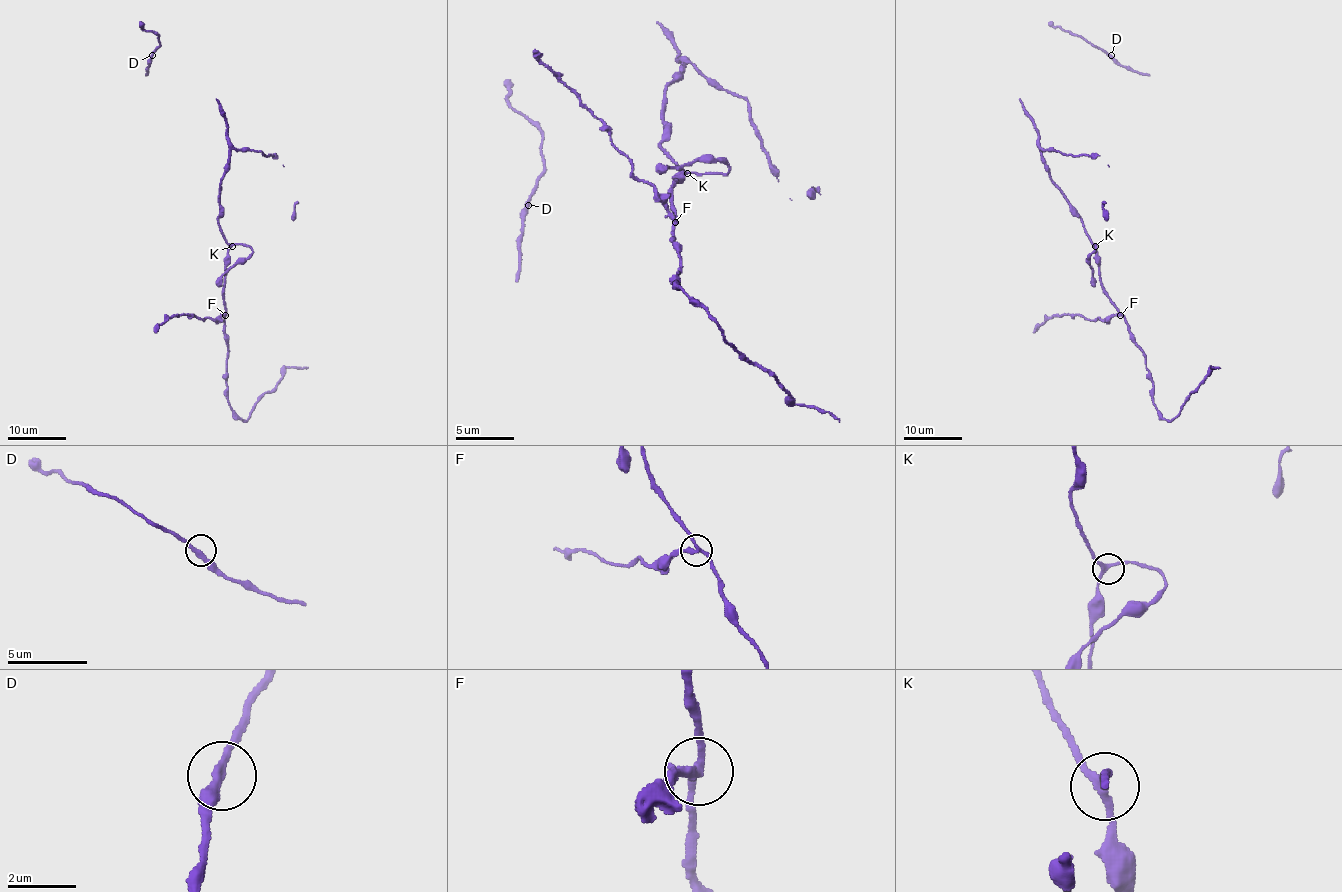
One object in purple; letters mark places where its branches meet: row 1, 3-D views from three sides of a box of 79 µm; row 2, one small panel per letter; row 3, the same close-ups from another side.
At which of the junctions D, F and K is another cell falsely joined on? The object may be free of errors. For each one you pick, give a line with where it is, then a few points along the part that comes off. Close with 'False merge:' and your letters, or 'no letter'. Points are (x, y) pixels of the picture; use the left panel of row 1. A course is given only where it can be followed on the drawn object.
F: place (225, 315); course (226, 314), (214, 320), (176, 314), (168, 317), (154, 332)
False merge: F

